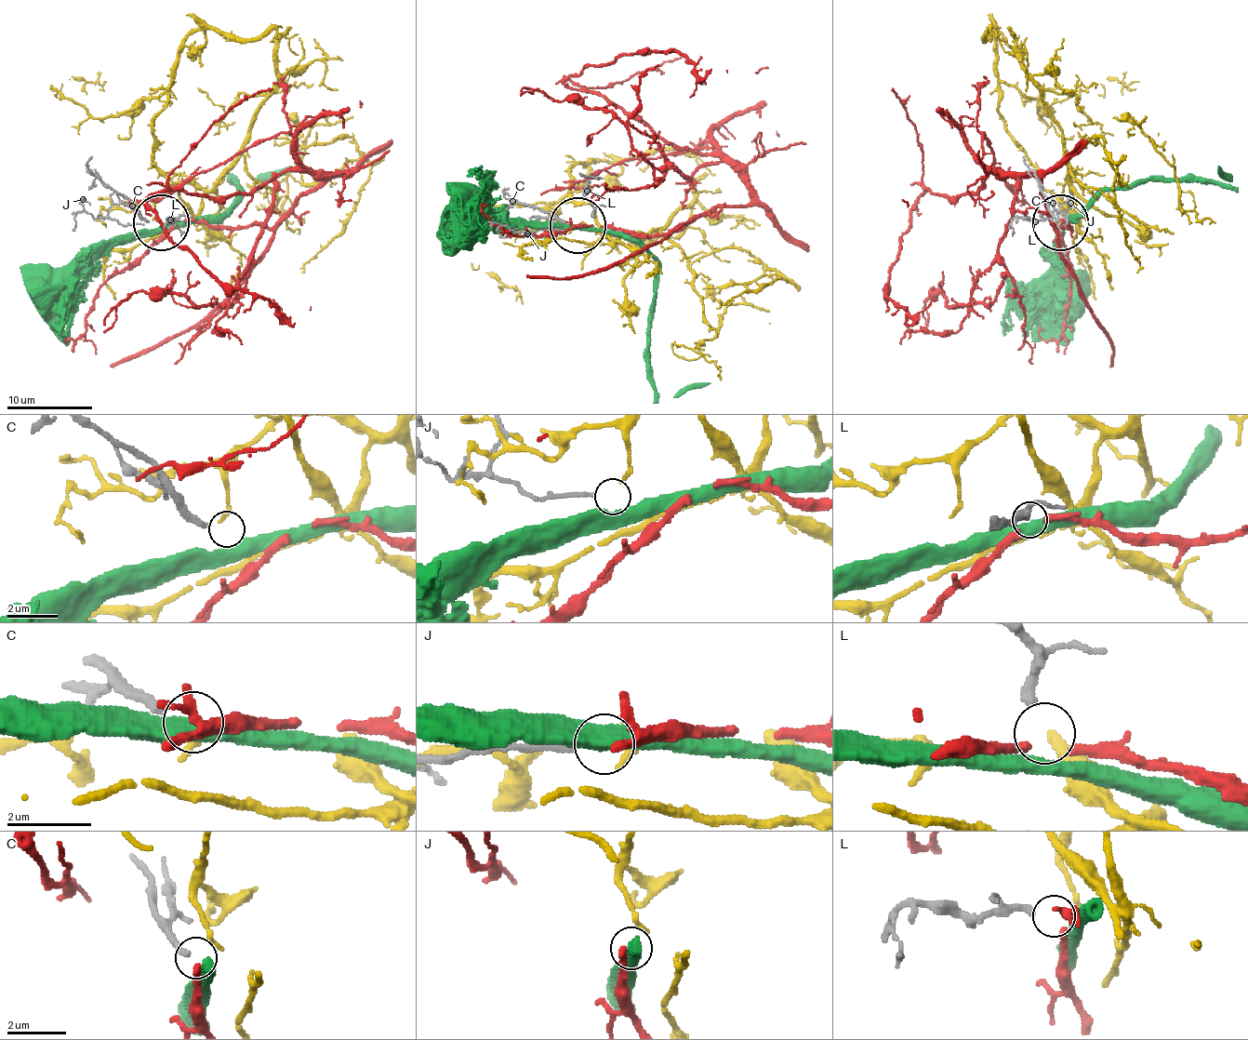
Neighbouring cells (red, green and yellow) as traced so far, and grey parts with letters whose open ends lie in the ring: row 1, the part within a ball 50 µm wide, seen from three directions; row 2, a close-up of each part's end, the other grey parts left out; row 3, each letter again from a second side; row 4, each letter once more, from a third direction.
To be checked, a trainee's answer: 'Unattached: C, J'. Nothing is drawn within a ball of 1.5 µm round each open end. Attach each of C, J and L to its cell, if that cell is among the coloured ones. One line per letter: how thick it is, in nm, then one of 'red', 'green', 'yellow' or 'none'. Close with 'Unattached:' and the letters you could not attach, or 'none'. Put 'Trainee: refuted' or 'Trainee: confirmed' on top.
Trainee: confirmed
C: 220 nm | none
J: 160 nm | none
L: 240 nm | red
Unattached: C, J

